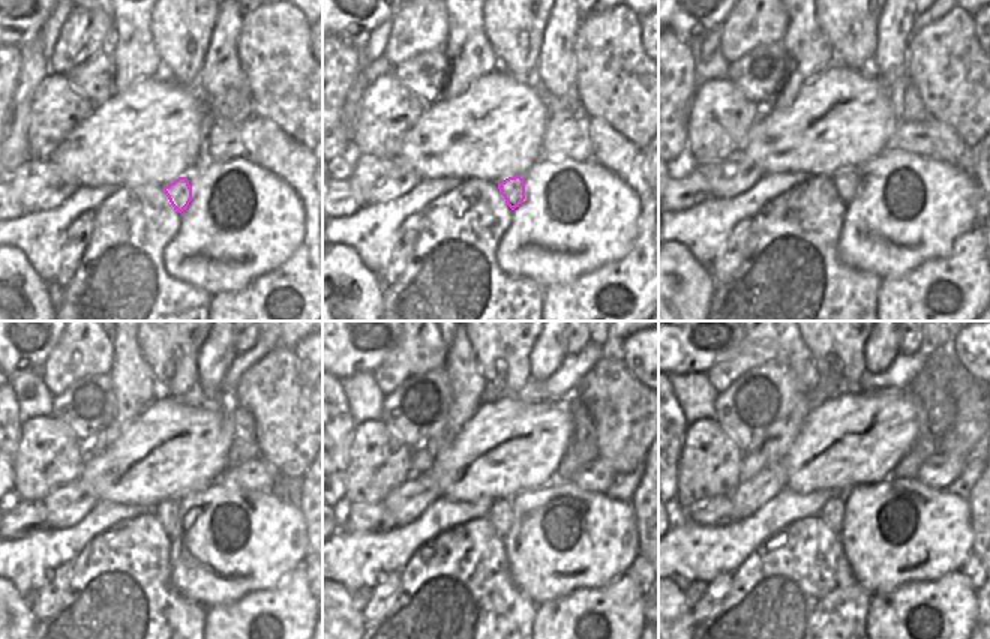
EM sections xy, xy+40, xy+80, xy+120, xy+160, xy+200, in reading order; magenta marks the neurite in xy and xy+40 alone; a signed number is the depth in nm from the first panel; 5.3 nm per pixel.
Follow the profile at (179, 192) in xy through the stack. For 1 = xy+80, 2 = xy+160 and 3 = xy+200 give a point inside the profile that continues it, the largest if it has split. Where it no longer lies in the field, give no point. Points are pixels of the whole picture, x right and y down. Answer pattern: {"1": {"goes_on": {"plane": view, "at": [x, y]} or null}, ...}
{"1": {"goes_on": {"plane": "xy+80", "at": [845, 180]}}, "2": {"goes_on": {"plane": "xy+160", "at": [500, 515]}}, "3": {"goes_on": {"plane": "xy+200", "at": [831, 513]}}}

